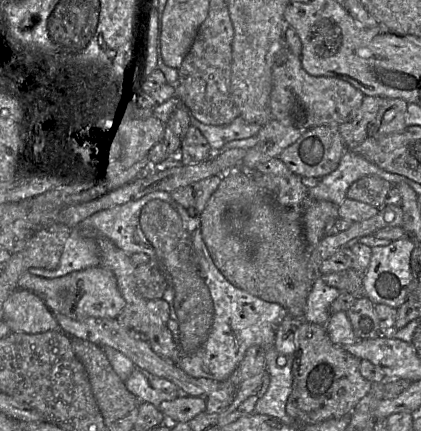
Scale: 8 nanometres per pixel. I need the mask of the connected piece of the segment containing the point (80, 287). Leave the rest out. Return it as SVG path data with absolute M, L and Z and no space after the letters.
M101 265L54 279L25 272L18 278L17 284L18 289L28 290L38 295L53 313L61 313L75 320L85 320L89 317L117 318L125 307L125 300L117 287L114 273Z

